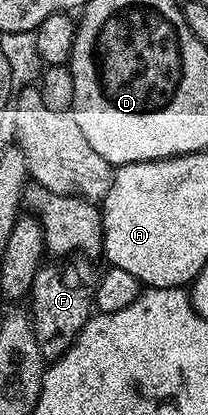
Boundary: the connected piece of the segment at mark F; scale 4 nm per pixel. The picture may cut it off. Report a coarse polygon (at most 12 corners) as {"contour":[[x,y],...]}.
{"contour":[[71,254],[43,263],[28,293],[47,361],[95,311],[100,272]]}

